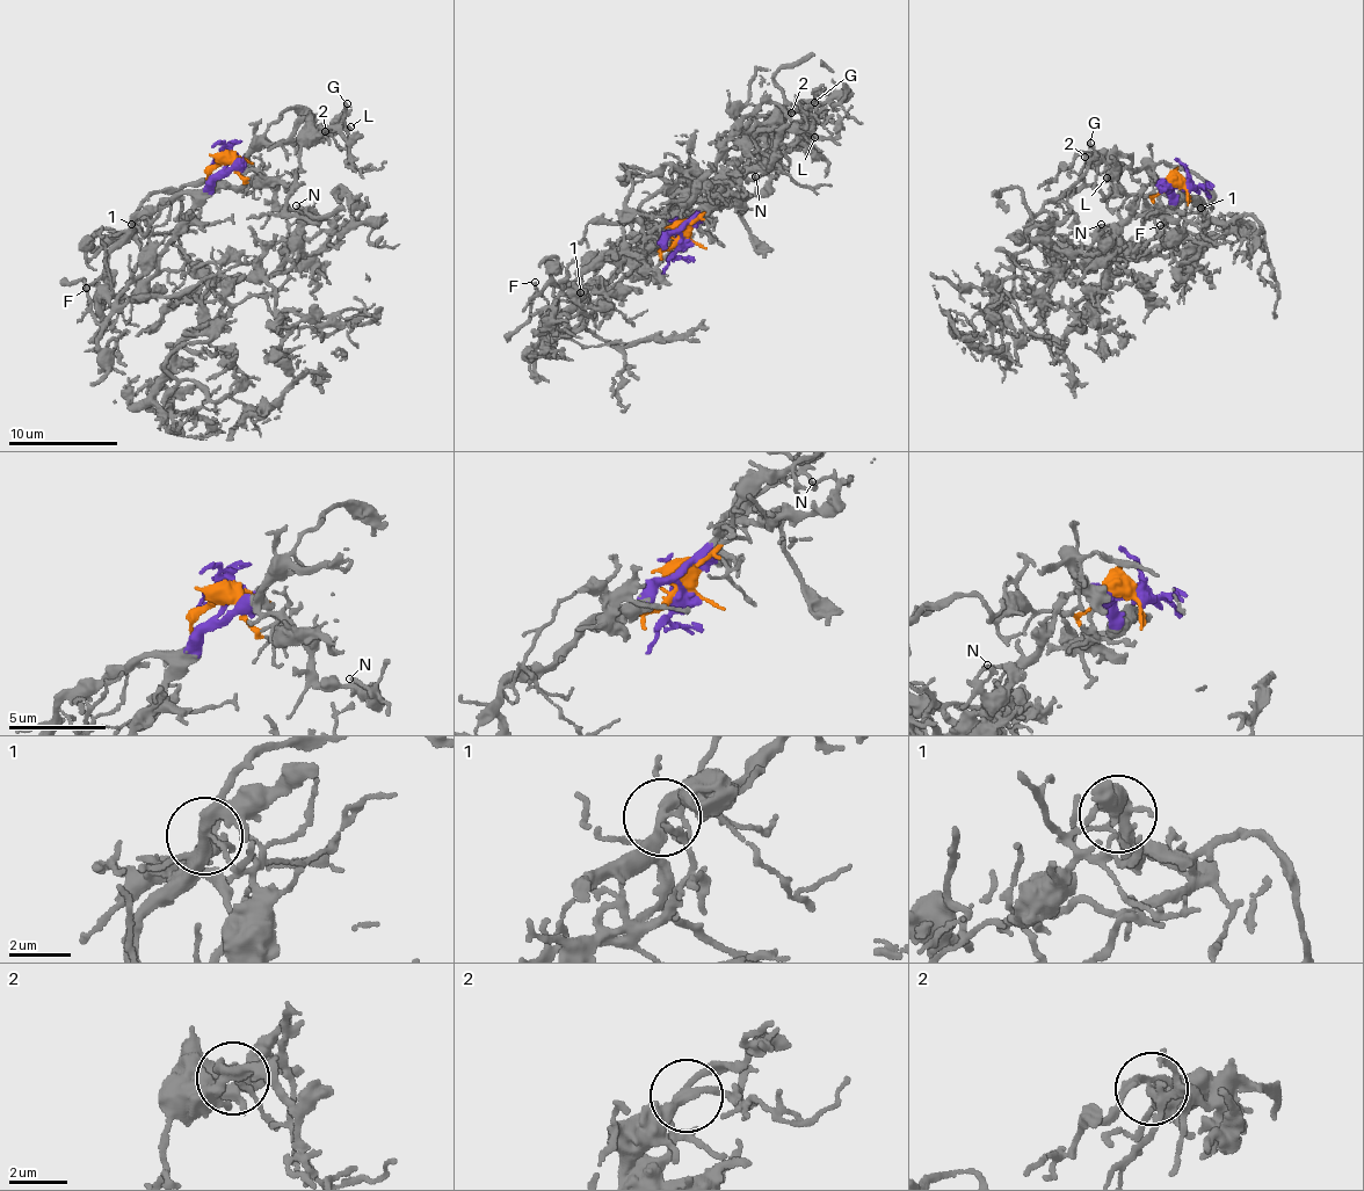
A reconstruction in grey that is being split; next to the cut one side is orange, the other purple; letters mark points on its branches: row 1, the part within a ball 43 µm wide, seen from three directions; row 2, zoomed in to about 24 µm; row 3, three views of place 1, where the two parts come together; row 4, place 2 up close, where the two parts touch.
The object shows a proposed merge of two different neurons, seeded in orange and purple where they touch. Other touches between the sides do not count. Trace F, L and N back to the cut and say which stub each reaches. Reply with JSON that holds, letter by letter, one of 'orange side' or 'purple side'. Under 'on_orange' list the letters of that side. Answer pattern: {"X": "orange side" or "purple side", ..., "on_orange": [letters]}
{"F": "purple side", "L": "purple side", "N": "purple side", "on_orange": []}

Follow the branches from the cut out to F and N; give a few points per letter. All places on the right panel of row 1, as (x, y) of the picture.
F: (1184, 183), (1174, 187), (1175, 197), (1179, 193), (1197, 203), (1197, 198), (1205, 226), (1194, 239), (1160, 225)
N: (1184, 183), (1153, 183), (1145, 188), (1118, 226), (1117, 235), (1105, 241), (1097, 235), (1101, 223)

